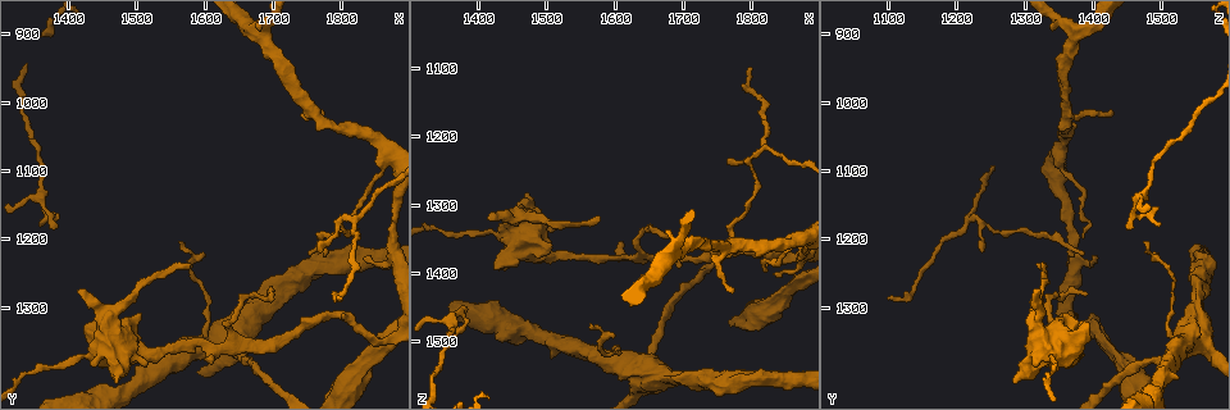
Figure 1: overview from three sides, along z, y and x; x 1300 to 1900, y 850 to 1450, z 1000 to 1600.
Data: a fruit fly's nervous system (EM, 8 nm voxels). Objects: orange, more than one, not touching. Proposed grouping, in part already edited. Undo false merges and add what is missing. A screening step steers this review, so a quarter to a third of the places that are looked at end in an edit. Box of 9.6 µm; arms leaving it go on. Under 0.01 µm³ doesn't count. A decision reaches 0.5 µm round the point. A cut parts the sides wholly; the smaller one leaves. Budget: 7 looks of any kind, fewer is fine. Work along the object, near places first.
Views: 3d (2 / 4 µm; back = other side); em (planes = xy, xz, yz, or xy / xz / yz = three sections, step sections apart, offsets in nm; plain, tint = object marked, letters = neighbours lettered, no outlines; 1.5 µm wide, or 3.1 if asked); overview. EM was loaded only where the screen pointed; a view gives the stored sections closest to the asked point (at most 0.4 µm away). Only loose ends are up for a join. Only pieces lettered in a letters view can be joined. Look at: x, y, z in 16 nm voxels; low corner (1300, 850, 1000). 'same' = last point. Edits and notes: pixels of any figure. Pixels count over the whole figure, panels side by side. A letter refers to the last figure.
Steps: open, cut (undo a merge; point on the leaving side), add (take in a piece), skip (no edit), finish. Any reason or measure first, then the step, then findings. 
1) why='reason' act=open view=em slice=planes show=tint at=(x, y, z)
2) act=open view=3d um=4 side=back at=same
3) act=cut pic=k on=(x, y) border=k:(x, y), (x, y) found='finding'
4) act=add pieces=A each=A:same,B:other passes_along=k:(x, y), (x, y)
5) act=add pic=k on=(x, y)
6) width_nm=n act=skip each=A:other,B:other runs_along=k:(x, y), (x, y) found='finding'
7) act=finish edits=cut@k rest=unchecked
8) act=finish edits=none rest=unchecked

why='thick end' act=open view=3d um=2 at=(1470, 1410, 1285)

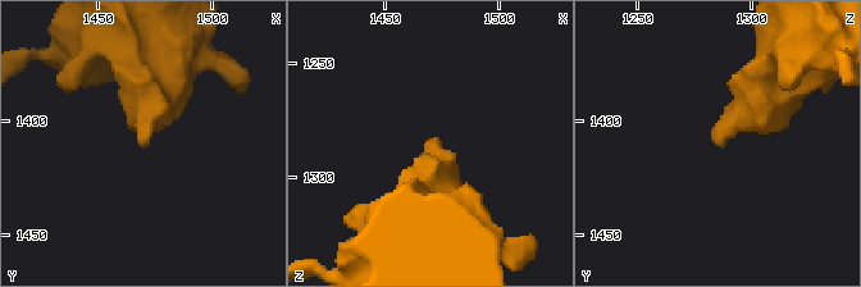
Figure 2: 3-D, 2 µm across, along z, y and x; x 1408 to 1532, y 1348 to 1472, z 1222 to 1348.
act=open view=em slice=xy step=8 show=tint at=(1472, 1410, 1284)

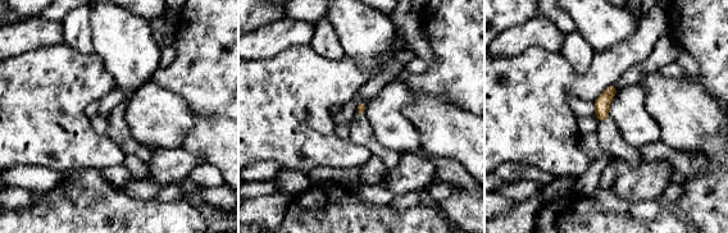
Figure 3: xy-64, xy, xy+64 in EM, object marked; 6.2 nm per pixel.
why='another direction' act=open view=em slice=yz step=4 show=letters at=same

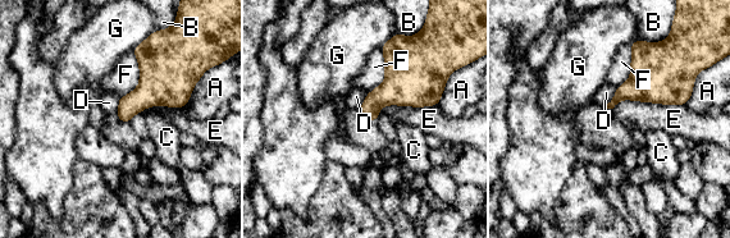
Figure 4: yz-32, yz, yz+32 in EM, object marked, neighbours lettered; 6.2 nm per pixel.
act=skip each=A:other,B:other,C:other,D:other,E:other,F:other,G:other border=4:(685, 104), (620, 100), (605, 106) found='none of them fits'

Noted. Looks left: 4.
why='thin end' act=open view=em slice=yz step=8 show=letters at=(1580, 1235, 1320)

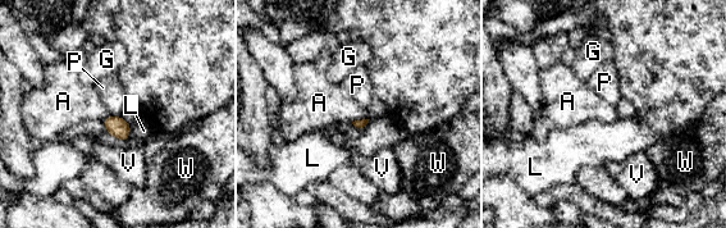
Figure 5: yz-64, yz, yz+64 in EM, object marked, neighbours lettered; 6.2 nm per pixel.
longest_contact=L:130nm act=skip each=A:other,G:other,L:other,P:other,V:other,W:other border=5:(369, 118), (351, 122) found='none of them fits'

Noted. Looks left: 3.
why='narrows sharply' act=open view=3d um=2 side=back at=(1815, 1170, 1215)

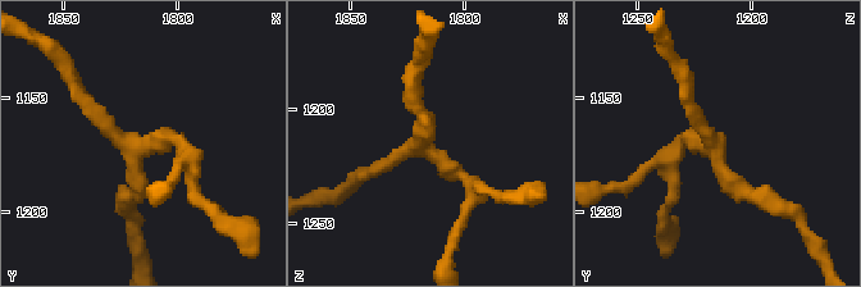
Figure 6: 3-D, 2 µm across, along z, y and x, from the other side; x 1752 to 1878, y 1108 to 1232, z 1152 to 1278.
act=open view=em slice=planes show=tint at=(1821, 1169, 1218)

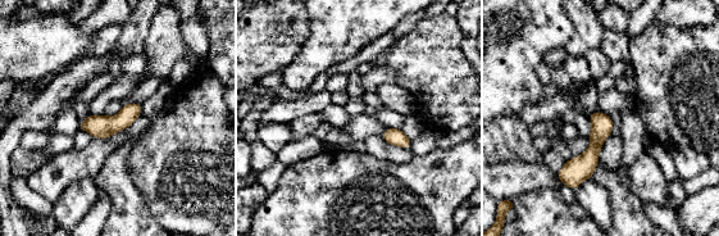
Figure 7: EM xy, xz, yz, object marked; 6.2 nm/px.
act=open view=em slice=planes show=letters at=same

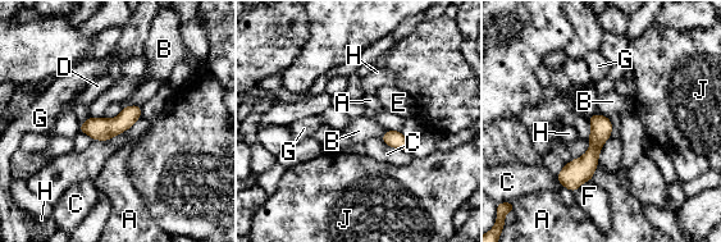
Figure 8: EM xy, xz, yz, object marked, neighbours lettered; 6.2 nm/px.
longest_contact=C:190nm act=skip each=A:other,B:other,C:other,D:other,E:other,F:other,G:other,H:other,J:other runs_along=8:(605, 119), (591, 158), (565, 183) found='all the same neuron'

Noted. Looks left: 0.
act=finish edits=none rest=unchecked

